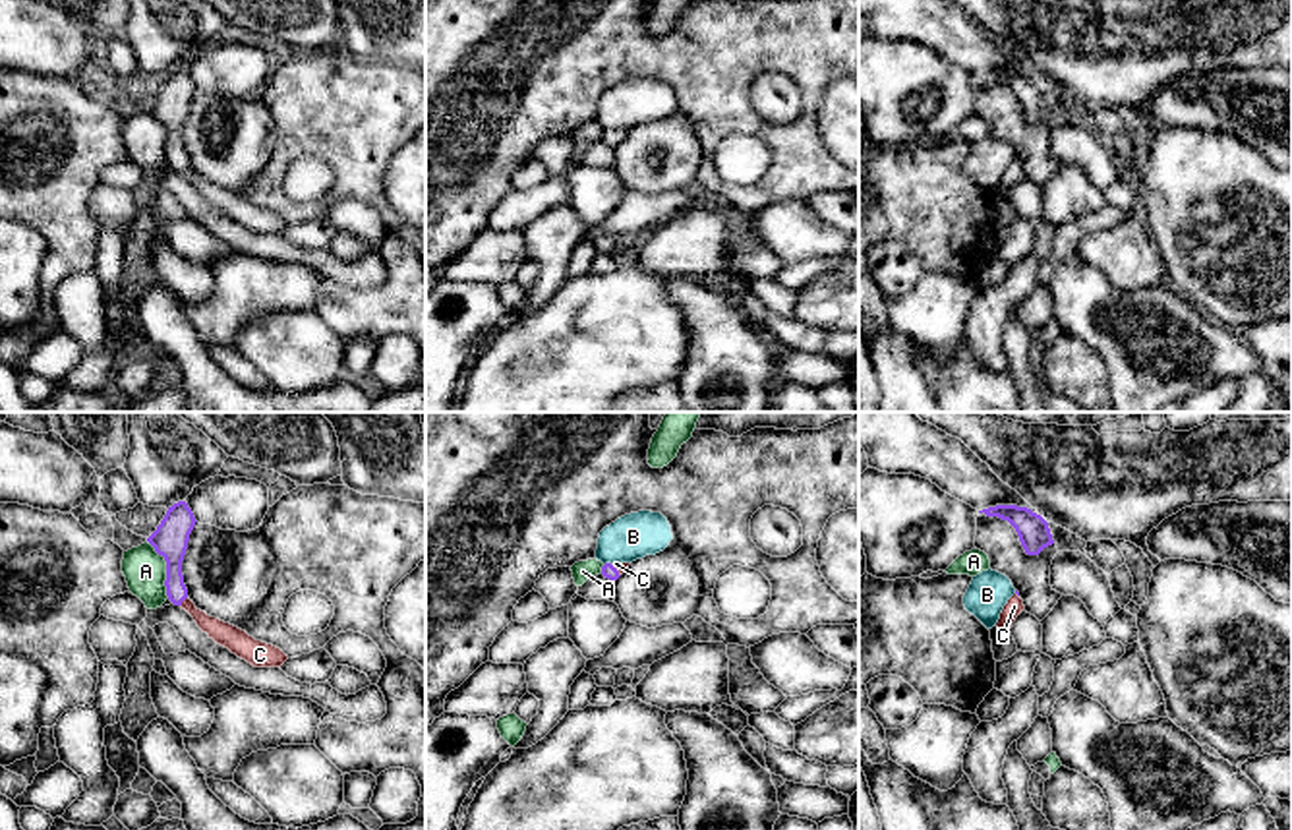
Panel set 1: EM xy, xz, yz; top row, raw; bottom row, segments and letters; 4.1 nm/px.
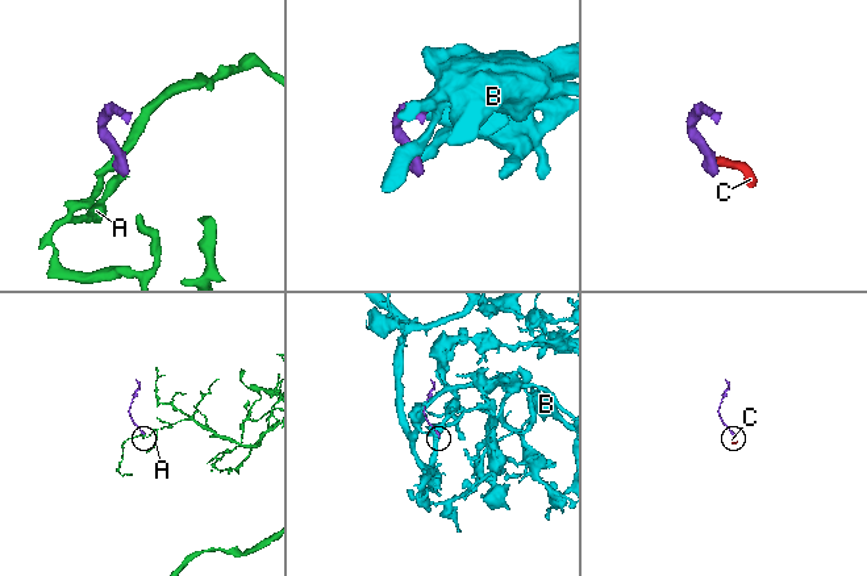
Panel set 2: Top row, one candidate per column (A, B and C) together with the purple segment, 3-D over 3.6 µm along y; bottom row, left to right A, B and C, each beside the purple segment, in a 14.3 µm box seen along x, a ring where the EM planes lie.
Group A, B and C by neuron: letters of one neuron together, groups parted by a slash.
A / B / C

